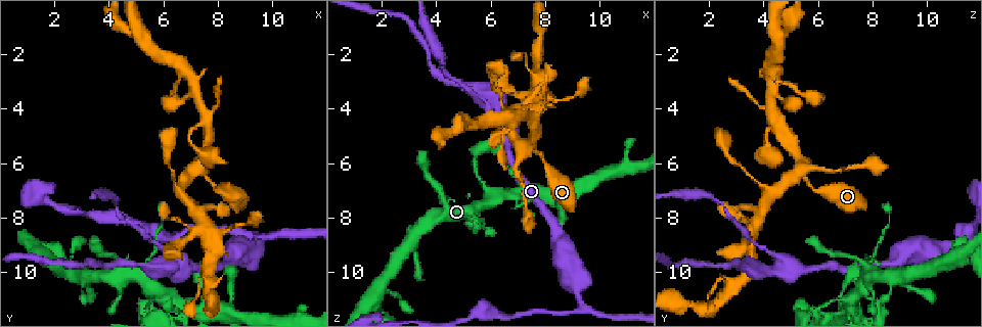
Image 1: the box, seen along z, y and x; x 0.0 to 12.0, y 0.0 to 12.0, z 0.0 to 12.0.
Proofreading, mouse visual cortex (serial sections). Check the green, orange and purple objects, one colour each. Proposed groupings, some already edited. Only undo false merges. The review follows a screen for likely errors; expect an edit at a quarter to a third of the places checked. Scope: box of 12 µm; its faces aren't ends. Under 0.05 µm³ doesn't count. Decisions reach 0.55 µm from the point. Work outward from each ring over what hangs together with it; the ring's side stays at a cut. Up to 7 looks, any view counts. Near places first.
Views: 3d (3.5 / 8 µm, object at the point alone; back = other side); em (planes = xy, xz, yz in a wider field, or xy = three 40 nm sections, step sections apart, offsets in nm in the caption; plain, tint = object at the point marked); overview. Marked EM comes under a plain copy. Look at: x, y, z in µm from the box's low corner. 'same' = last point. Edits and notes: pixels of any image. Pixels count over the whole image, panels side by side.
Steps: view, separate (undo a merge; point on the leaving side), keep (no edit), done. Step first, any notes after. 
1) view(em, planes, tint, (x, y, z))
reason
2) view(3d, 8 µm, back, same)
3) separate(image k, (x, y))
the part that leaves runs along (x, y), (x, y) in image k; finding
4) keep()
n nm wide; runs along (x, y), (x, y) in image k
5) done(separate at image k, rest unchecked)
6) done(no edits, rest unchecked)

view(3d, 8 µm, (6.5, 9.6, 4.7))
three arms meet

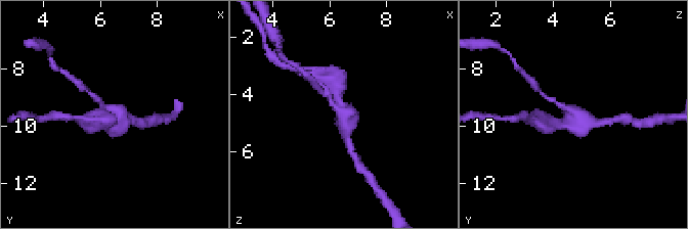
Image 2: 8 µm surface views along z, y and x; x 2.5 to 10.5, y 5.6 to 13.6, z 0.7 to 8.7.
view(3d, 3.5 µm, (6.5, 9.6, 4.8))

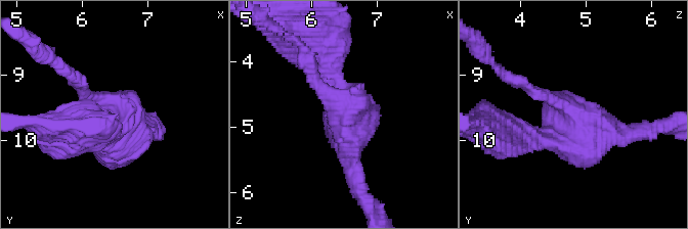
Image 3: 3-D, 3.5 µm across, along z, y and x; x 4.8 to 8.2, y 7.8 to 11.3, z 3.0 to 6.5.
keep()
runs along (362, 194), (350, 107), (328, 69) in image 3; one cell here

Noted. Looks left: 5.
view(3d, 8 µm, (7.3, 6.1, 5.4))
four arms meet

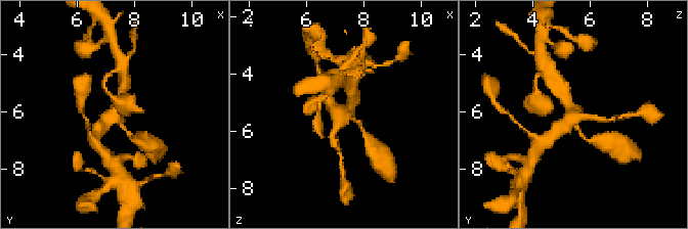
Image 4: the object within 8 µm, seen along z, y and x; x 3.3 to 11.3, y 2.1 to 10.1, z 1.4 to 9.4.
view(em, xy, step 2, tint, (7.3, 6.2, 5.4))
4 arms; arms of 150, 200, 300, 450 nm; shape alone is not enough

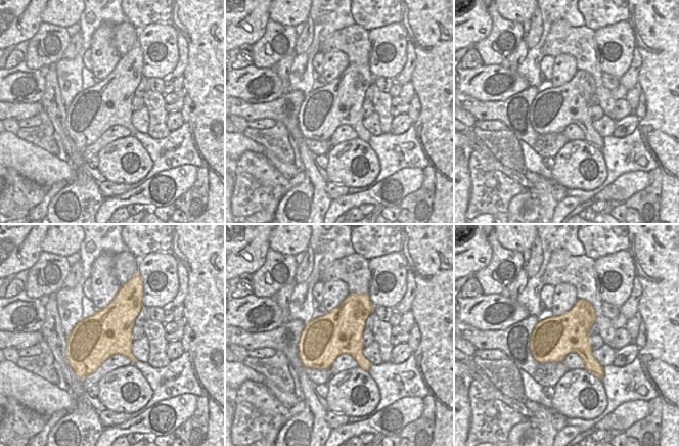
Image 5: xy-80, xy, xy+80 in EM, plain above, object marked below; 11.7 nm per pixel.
keep()
continuous, no second cell

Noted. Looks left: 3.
view(3d, 3.5 µm, (7.5, 8.2, 3.6))
small branch off a trunk

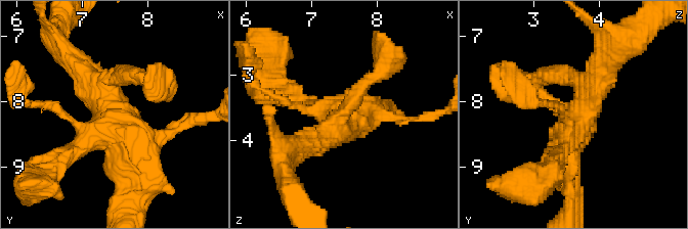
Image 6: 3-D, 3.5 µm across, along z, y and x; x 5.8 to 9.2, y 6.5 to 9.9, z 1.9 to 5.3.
view(em, xy, step 5, tint, (7.45, 8.25, 3.65))
now the EM

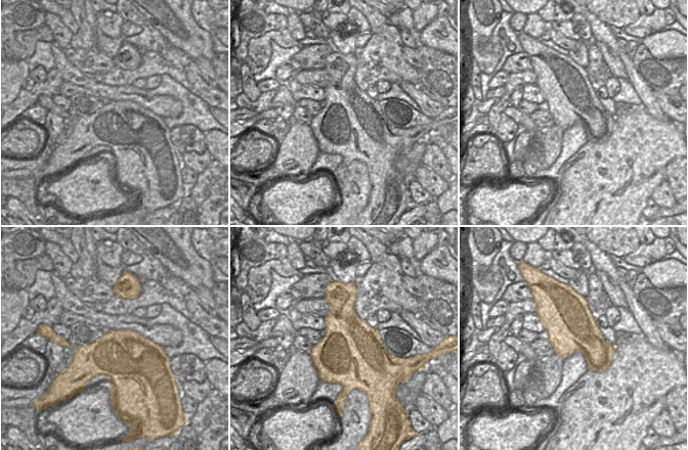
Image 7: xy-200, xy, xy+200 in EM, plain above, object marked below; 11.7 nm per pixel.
keep()
runs along (77, 65), (134, 144), (140, 179) in image 6; one cell here

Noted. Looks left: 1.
done(no edits, rest unchecked)

